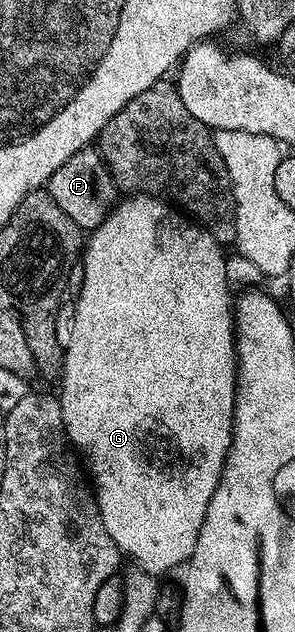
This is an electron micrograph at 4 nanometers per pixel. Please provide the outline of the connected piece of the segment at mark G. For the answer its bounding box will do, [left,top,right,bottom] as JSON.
[57,194,237,576]

